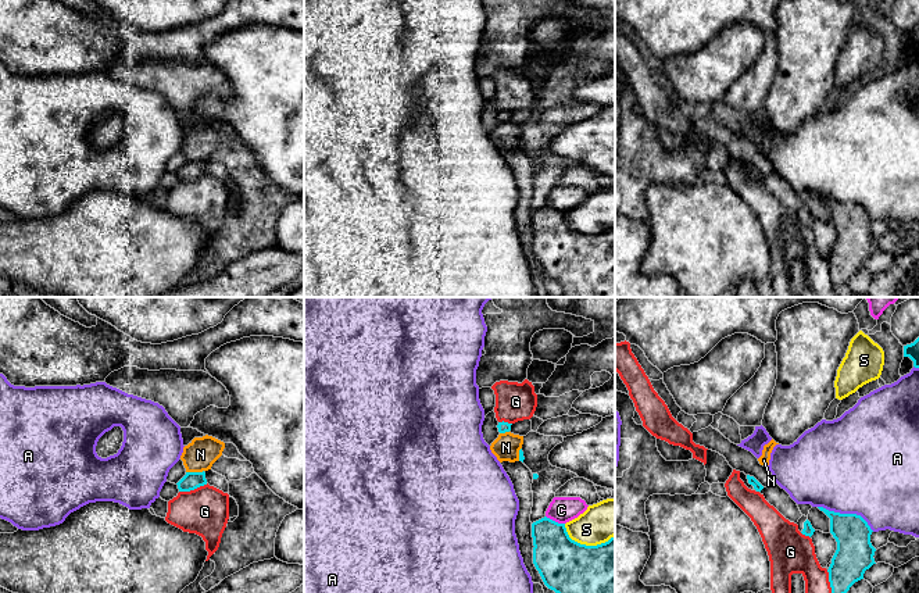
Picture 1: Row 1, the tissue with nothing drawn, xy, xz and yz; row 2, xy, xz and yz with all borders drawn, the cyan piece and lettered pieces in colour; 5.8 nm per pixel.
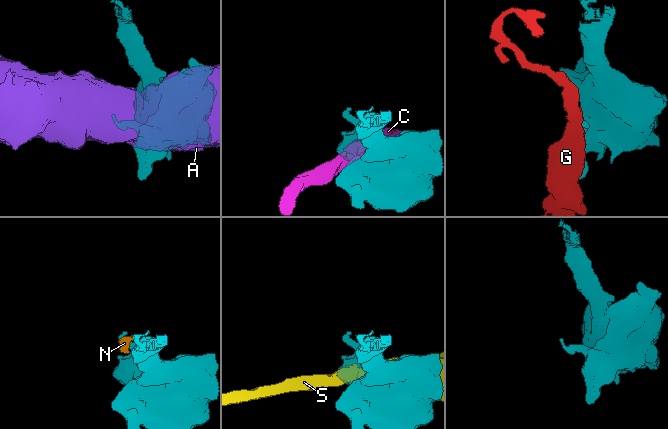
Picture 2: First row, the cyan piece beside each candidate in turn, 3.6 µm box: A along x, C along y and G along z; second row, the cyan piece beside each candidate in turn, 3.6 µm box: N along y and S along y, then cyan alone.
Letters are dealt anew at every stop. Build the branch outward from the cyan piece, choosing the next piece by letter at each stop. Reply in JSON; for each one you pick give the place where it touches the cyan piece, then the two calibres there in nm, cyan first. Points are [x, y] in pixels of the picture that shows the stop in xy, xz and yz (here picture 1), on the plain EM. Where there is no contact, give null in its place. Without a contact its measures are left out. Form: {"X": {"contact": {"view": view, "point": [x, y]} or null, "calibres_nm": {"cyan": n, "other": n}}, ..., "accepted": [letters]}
{"accepted": []}

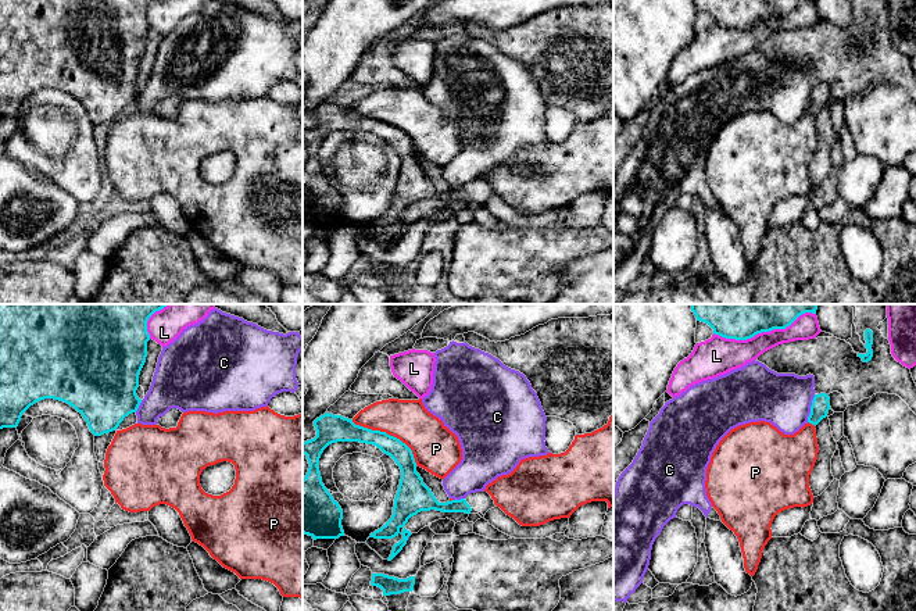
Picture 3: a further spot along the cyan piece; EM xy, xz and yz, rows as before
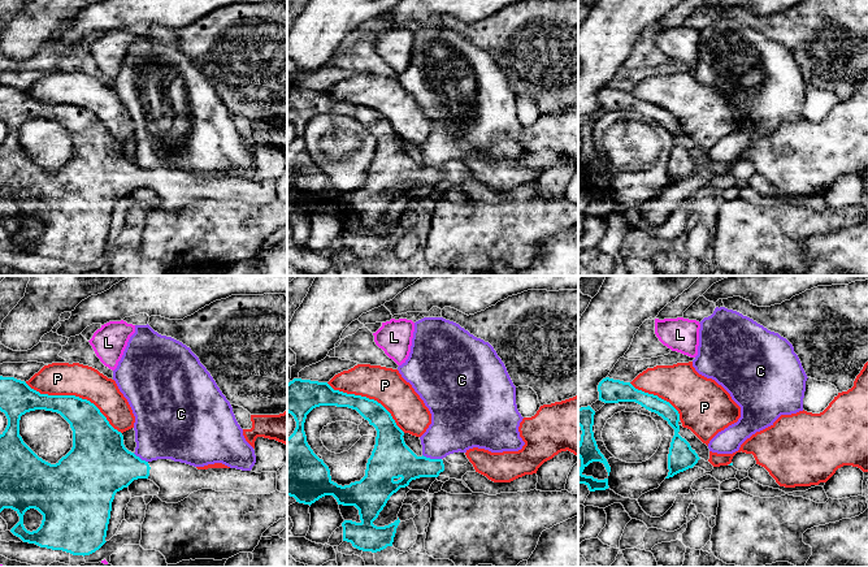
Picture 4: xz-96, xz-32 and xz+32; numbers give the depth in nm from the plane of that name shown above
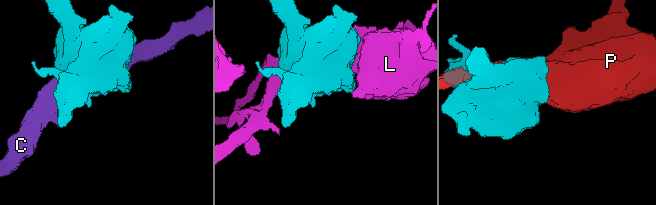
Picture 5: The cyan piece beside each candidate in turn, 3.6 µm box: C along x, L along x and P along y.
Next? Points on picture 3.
{"accepted": []}

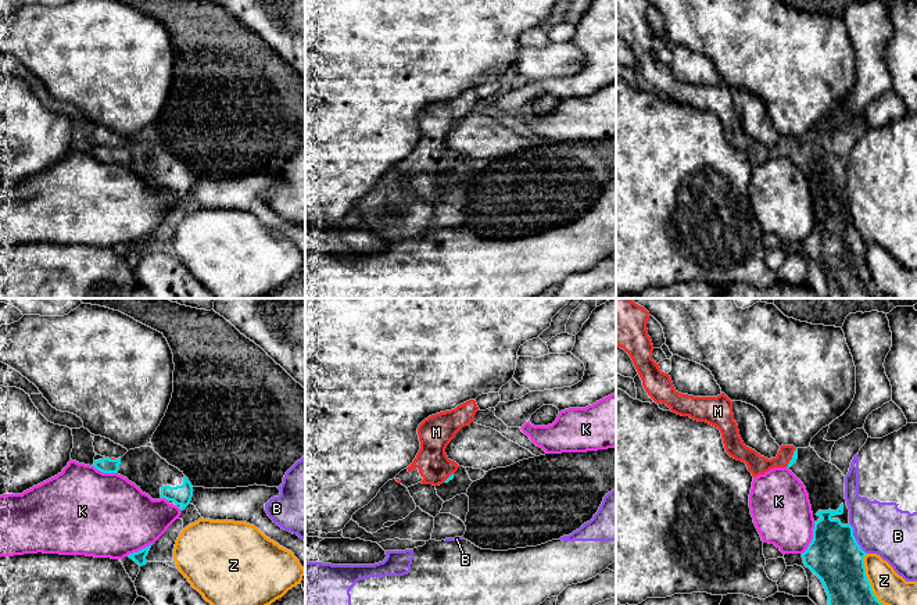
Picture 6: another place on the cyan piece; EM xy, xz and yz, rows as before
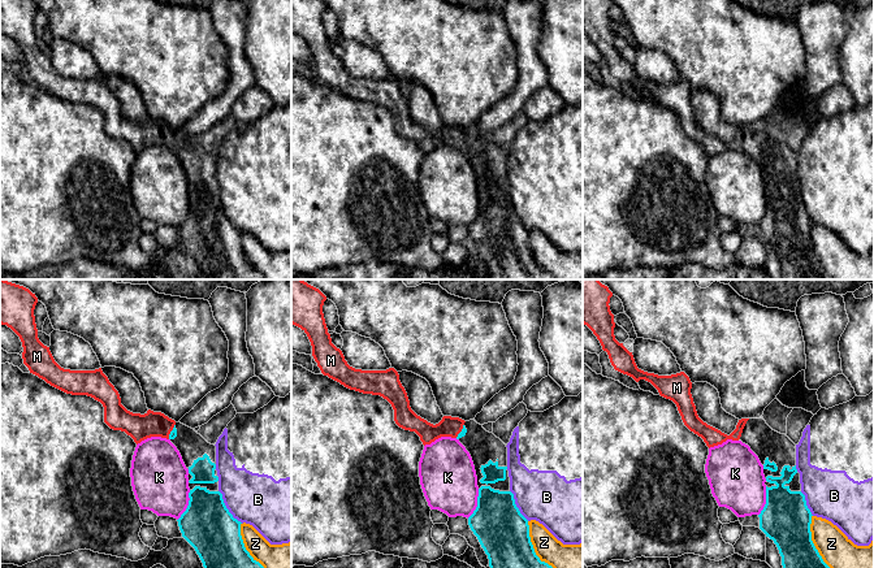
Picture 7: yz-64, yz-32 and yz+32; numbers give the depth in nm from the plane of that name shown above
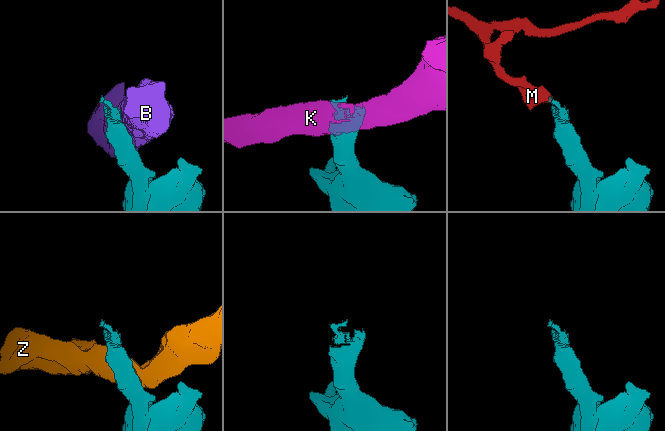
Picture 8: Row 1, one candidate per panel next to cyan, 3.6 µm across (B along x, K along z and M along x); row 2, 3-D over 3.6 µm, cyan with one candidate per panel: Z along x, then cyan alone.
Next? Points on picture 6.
{"M": {"contact": {"view": "yz", "point": [792, 147]}, "calibres_nm": {"cyan": 40, "other": 120}}, "accepted": ["M"]}

